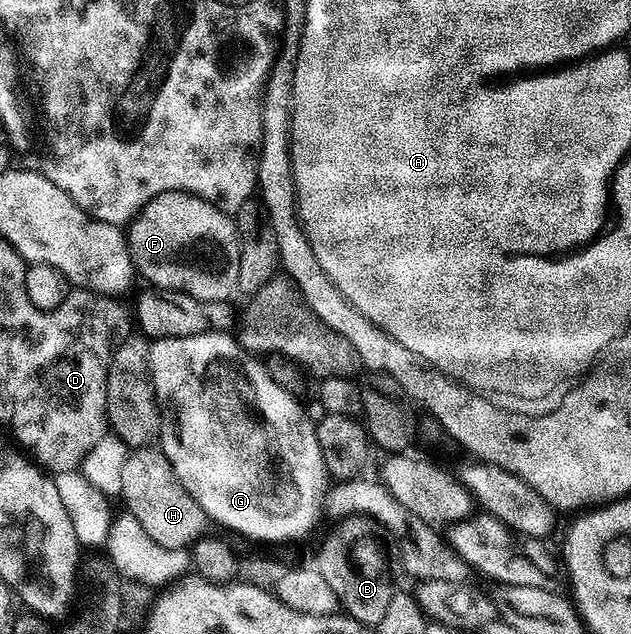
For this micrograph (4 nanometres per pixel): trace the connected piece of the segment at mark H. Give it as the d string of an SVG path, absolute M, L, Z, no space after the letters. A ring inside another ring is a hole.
M143 446L143 448L129 451L126 463L122 466L122 490L121 499L124 500L127 513L133 515L144 528L144 532L164 549L187 549L193 541L202 536L208 526L205 512L190 494L186 494L185 488L178 482L169 459L158 446Z

